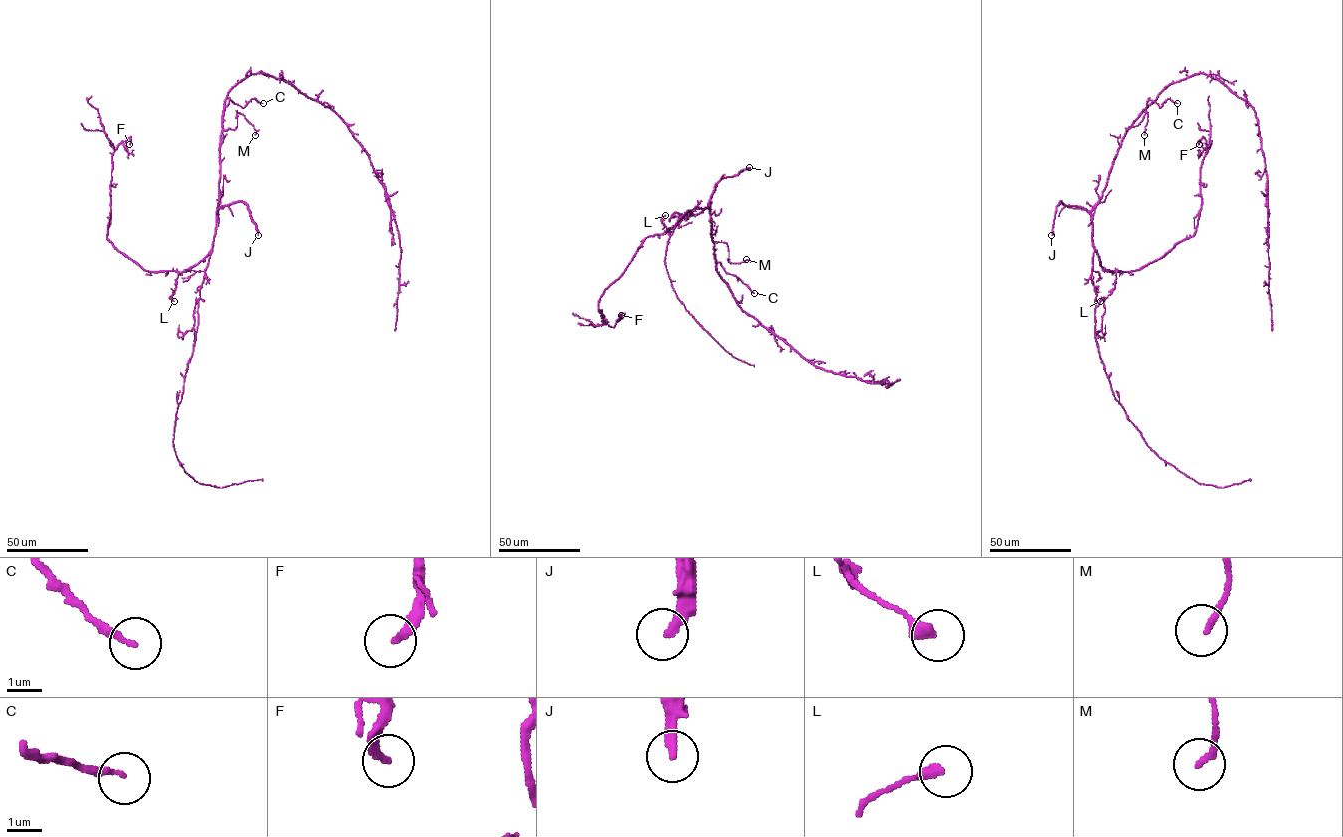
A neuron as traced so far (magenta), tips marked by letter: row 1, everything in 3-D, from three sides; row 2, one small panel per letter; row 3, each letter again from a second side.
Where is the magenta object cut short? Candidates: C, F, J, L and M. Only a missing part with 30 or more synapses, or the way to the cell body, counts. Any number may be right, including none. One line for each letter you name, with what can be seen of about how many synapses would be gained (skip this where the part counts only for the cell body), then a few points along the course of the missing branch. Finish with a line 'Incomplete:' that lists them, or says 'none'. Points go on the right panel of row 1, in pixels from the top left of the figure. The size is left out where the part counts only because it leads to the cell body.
J: about 1500 synapses
Incomplete: J

